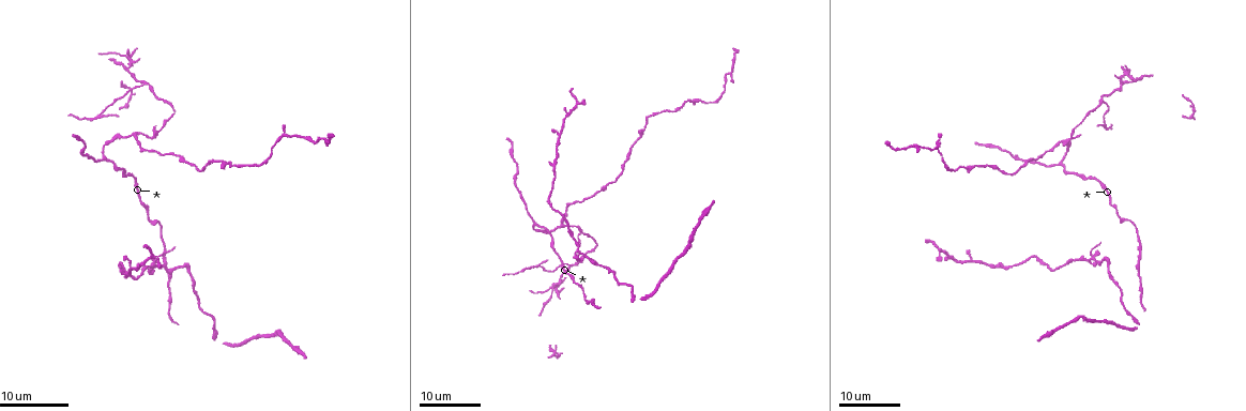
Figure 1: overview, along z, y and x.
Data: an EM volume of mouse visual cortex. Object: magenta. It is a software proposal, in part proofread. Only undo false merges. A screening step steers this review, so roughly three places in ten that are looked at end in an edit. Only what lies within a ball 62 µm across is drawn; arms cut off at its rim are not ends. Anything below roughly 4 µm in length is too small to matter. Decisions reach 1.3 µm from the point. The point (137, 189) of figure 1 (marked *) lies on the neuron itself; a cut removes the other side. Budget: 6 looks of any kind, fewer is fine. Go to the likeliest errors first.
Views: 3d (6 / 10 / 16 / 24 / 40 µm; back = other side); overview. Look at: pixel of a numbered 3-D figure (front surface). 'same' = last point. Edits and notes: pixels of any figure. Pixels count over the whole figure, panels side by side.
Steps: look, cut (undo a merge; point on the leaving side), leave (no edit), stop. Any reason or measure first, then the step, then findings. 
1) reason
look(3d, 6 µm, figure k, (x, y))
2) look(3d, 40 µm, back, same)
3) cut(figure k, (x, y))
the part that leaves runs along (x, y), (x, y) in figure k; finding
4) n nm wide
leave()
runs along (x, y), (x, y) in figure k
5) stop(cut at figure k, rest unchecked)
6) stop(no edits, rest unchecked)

thin arm on a thick one
look(3d, 16 µm, figure 1, (570, 264))

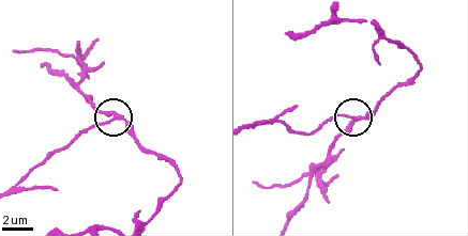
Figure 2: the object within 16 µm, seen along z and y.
look(3d, 10 µm, figure 2, (111, 120))

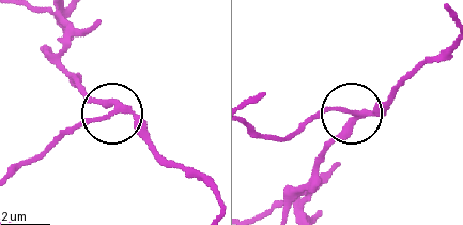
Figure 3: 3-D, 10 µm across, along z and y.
3 arms
cut(figure 3, (85, 121))
the part that leaves runs along (114, 109), (74, 123), (12, 168) in figure 3; two neurons meet here

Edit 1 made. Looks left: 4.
redraw
look(overview)

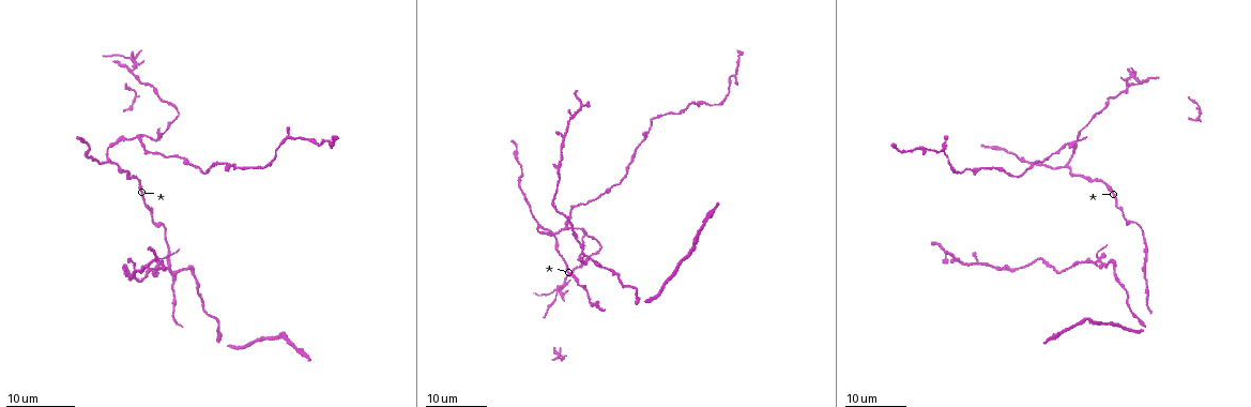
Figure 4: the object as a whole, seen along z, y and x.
arms part here
look(3d, 24 µm, figure 4, (128, 67))

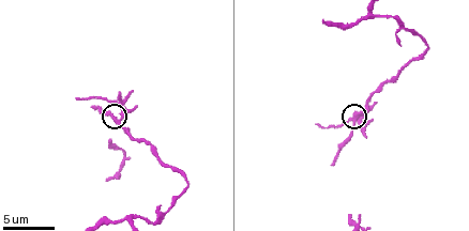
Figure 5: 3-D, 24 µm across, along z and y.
look(3d, 10 µm, figure 5, (355, 117))

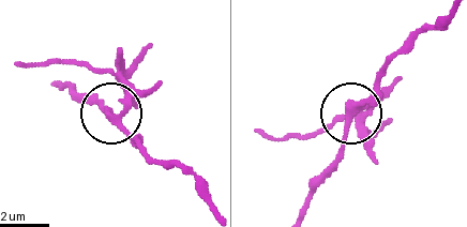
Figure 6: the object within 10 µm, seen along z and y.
side arm 7 µm
cut(figure 6, (152, 93))
the part that leaves runs along (122, 111), (124, 89), (110, 74), (79, 64), (14, 64) in figure 6; a second neuron is stuck on

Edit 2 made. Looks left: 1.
stop(cut at figure 3, cut at figure 6, rest unchecked)

